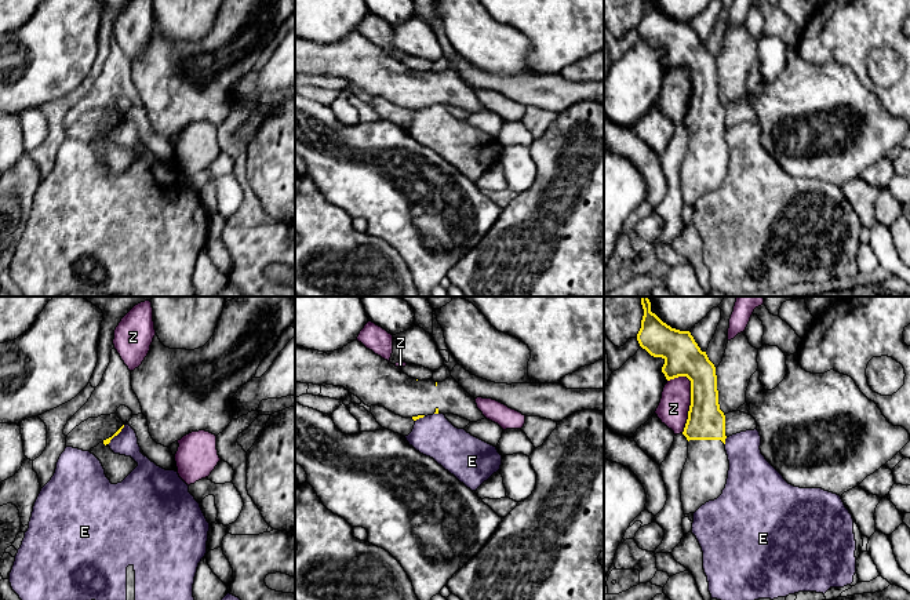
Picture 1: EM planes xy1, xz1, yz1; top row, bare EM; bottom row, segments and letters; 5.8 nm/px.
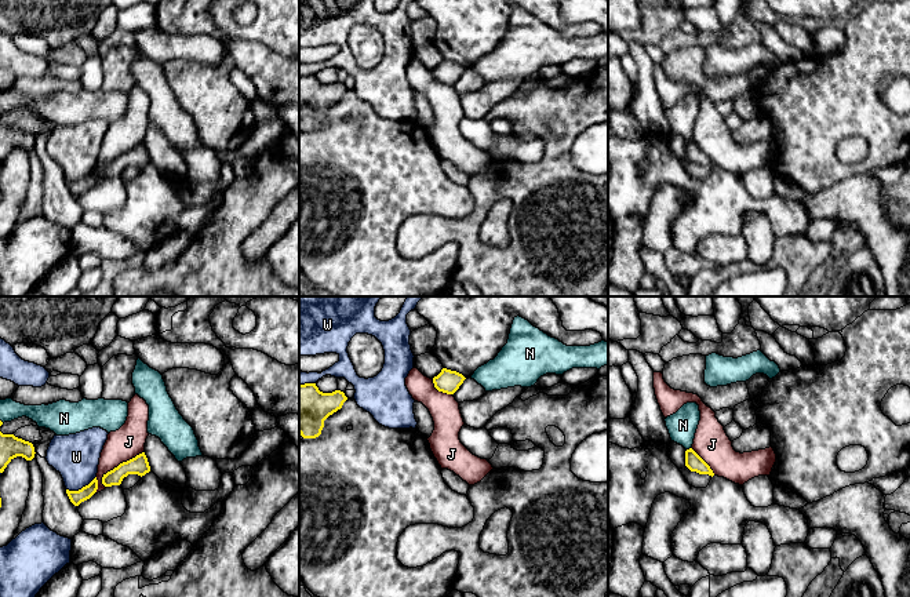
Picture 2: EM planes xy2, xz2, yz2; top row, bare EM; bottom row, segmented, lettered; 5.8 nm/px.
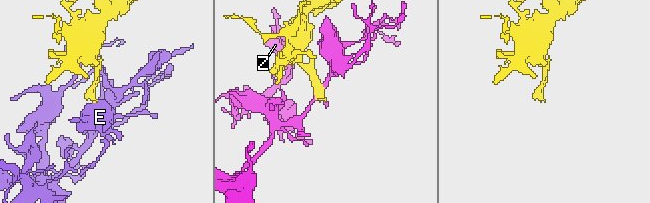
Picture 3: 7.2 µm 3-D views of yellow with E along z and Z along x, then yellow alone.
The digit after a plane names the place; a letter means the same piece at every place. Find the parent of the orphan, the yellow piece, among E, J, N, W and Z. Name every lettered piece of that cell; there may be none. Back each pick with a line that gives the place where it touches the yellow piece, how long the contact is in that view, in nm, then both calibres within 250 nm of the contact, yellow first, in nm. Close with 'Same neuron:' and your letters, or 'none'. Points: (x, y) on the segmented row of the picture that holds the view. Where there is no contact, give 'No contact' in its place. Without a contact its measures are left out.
Same neuron: none

